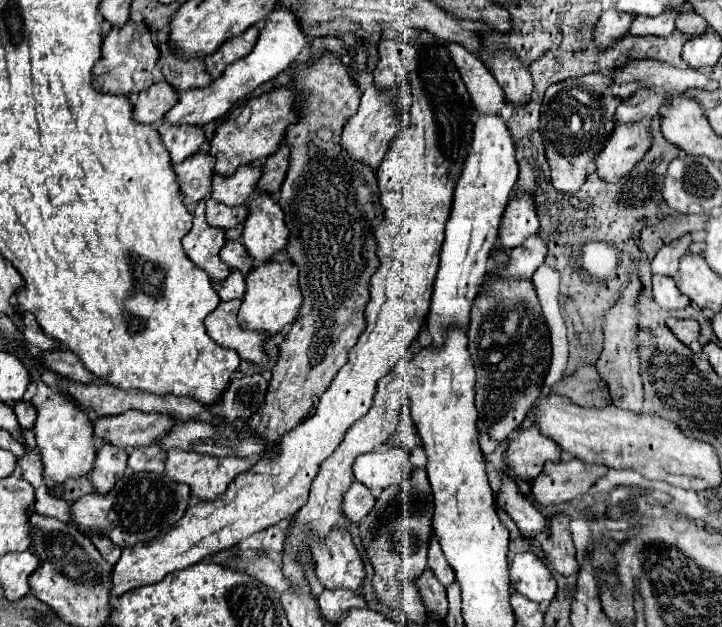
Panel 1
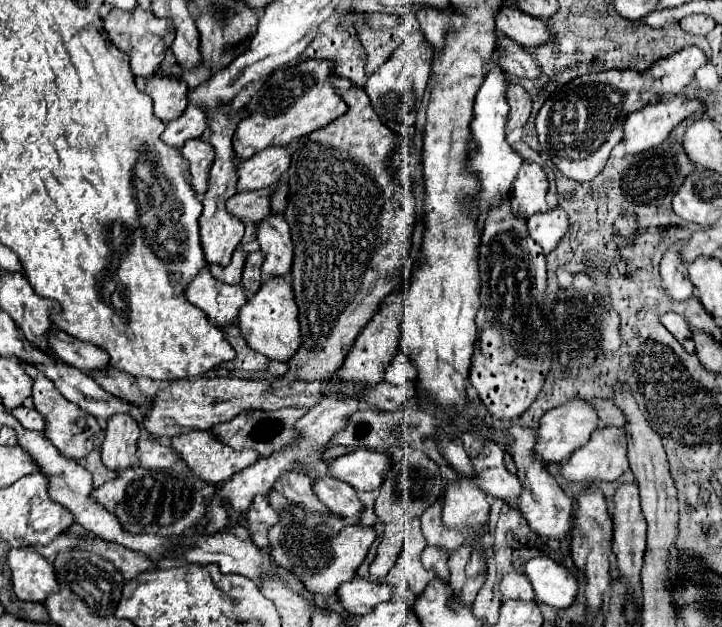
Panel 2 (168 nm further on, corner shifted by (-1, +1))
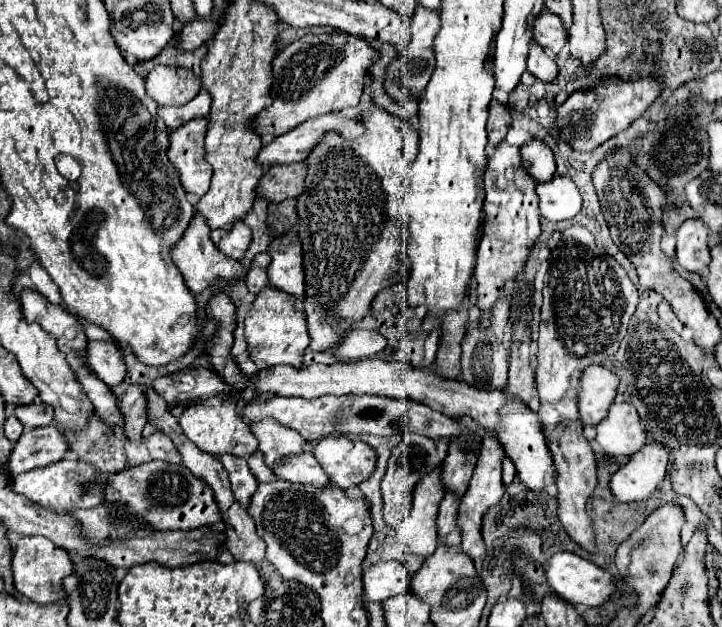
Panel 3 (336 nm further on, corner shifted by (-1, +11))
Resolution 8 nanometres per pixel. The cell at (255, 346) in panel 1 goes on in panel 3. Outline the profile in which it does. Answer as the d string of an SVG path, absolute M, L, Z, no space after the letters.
M199 215L193 217L189 229L187 229L185 235L181 237L181 241L173 247L171 257L173 257L175 265L177 265L179 271L181 271L183 279L185 279L185 285L187 285L187 287L191 289L191 293L195 293L195 295L199 295L199 293L203 293L205 289L209 289L209 285L215 283L217 279L221 279L221 281L227 283L227 285L237 285L237 283L241 281L243 273L245 273L245 269L243 269L243 265L241 265L239 261L233 261L233 259L229 259L229 257L225 257L223 253L217 251L217 247L215 247L213 241L211 241L209 227L205 225L205 221L203 221Z

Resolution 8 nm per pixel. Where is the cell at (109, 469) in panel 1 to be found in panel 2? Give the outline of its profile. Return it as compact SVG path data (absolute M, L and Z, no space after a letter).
M117 413L109 419L105 439L101 445L103 463L109 469L127 469L139 463L137 457L137 439L141 427L137 419L129 413Z

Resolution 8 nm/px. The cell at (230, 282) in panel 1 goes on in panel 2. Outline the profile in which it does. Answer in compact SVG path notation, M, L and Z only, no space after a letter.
M235 249L233 251L233 259L227 267L221 267L221 265L211 265L211 273L223 281L223 283L231 283L231 285L237 285L241 283L241 271L243 271L243 265L245 265L245 259L247 259L247 251L243 249Z

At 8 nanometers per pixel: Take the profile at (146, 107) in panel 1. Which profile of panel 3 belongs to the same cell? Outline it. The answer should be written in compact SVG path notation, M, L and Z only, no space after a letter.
M157 65L149 71L147 79L147 95L155 99L159 105L169 105L177 107L187 101L191 101L199 91L201 83L199 77L191 69L177 69L177 67L167 67L167 65Z

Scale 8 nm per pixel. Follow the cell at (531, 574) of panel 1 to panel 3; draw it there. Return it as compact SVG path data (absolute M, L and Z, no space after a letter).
M559 551L545 563L543 569L545 569L545 577L547 577L547 583L553 589L553 593L557 593L561 599L565 599L569 603L585 605L585 607L597 607L597 605L605 603L613 593L611 575L607 571L599 569L597 565L593 565L591 561L581 559L575 553Z

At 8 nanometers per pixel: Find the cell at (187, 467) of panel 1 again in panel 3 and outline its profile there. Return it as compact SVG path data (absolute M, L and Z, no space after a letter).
M211 397L209 401L197 401L189 405L179 419L179 425L187 439L195 443L201 451L209 455L233 455L233 457L249 457L257 451L257 441L245 423L245 419L237 411L237 401L231 401L229 397Z

